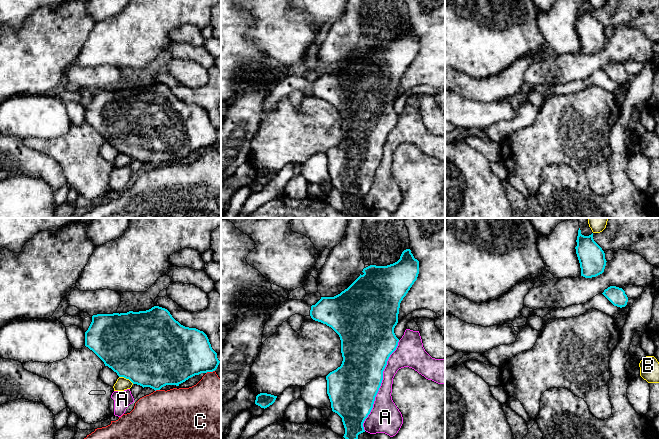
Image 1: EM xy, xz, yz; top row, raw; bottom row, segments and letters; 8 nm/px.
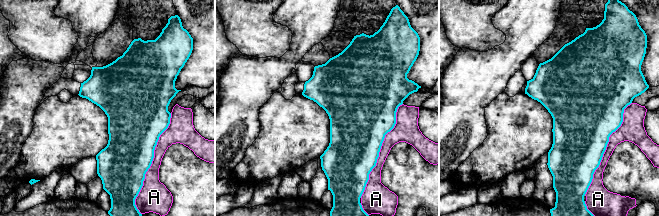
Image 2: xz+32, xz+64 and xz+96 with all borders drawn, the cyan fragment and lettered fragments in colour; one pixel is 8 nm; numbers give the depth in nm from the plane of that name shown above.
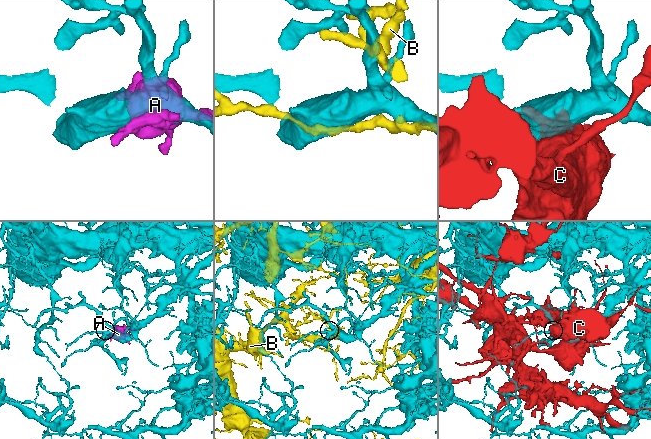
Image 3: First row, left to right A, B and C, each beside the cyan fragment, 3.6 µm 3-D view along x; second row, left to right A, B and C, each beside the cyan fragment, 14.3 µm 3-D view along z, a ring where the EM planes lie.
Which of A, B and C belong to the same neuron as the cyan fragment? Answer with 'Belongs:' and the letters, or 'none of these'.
Belongs: none of these

